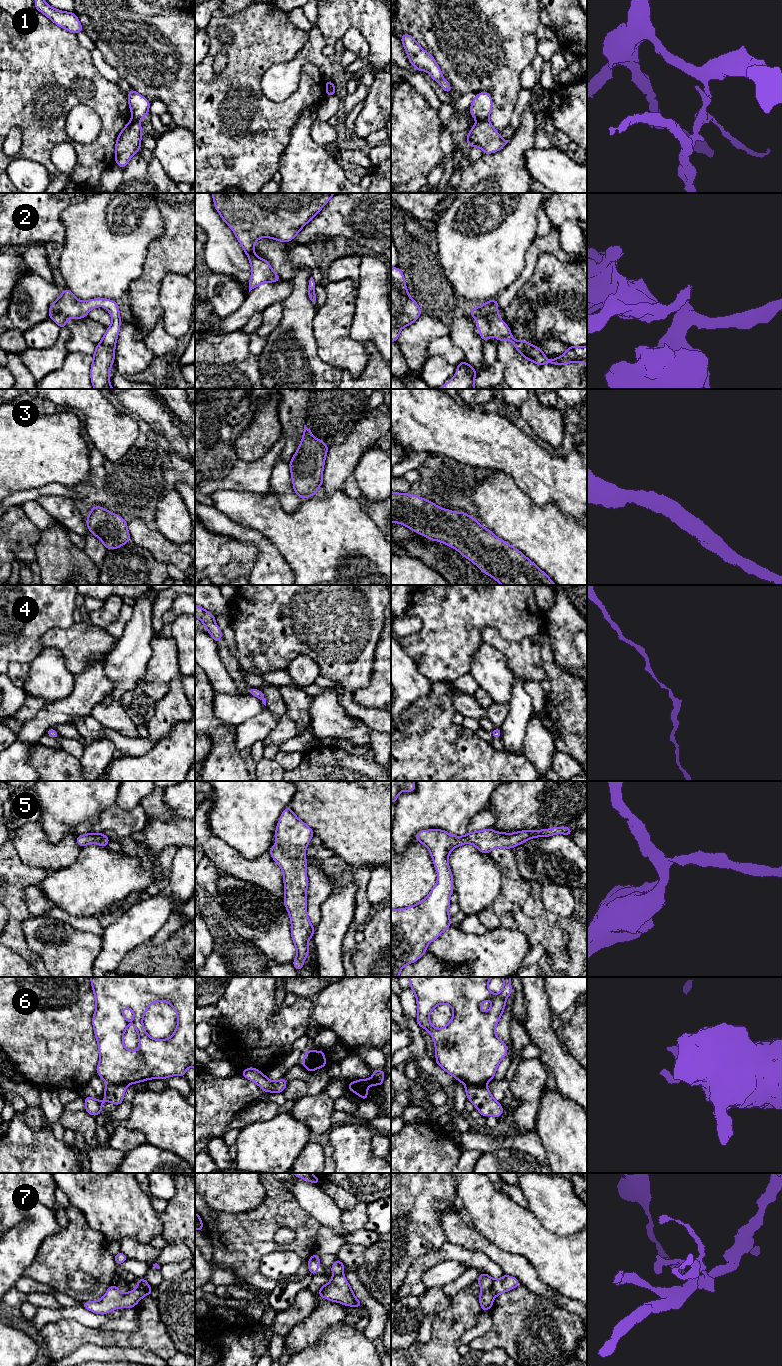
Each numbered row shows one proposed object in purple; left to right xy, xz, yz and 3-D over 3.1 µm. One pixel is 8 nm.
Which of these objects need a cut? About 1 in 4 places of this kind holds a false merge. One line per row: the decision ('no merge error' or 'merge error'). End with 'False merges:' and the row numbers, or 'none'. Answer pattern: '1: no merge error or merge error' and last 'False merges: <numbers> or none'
1: merge error
2: no merge error
3: no merge error
4: no merge error
5: no merge error
6: merge error
7: merge error
False merges: 1, 6, 7

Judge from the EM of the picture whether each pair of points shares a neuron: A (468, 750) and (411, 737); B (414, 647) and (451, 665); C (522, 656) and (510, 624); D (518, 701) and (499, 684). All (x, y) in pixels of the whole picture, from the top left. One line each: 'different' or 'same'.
A: same
B: same
C: different
D: different

